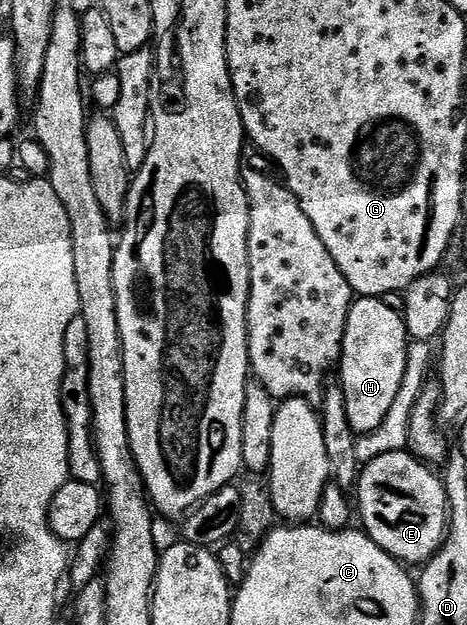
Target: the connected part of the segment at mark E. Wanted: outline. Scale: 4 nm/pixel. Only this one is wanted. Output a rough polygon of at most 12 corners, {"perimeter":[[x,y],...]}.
{"perimeter":[[410,451],[362,464],[362,530],[404,565],[447,534],[442,478]]}

